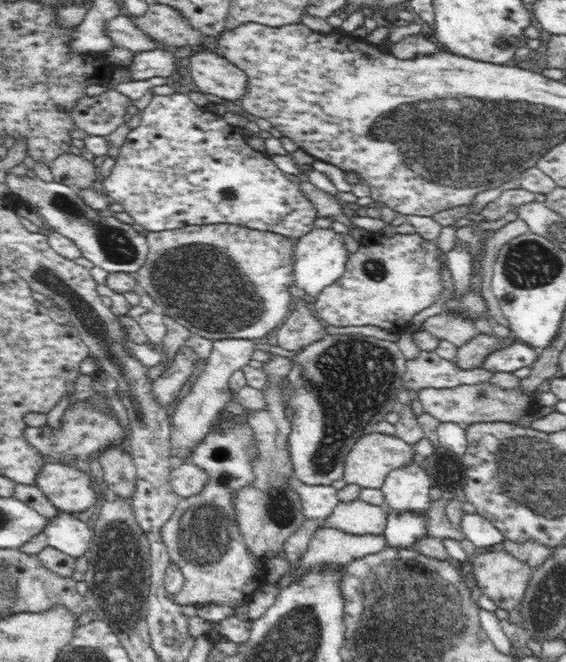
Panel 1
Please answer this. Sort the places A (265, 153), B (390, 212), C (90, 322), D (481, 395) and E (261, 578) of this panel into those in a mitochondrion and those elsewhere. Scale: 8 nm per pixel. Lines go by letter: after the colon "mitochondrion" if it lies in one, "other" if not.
A: other
B: other
C: mitochondrion
D: mitochondrion
E: other

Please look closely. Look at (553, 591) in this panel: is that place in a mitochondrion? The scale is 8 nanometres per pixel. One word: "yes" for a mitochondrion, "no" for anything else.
yes

